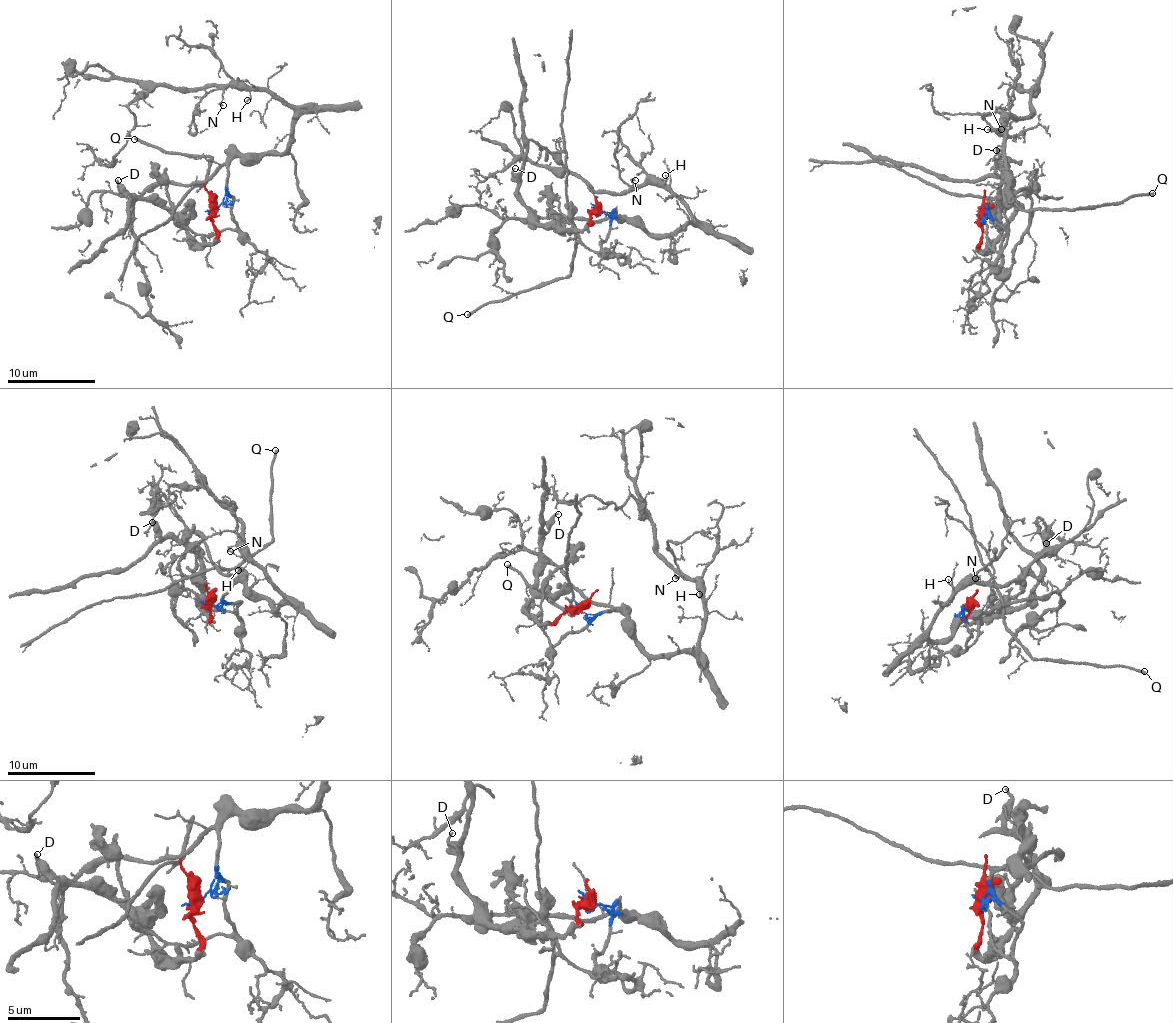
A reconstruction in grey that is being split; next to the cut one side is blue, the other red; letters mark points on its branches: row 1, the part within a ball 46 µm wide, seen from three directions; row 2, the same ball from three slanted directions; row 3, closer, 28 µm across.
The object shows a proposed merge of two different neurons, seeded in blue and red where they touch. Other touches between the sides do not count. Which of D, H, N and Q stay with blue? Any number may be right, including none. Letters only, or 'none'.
H, N

